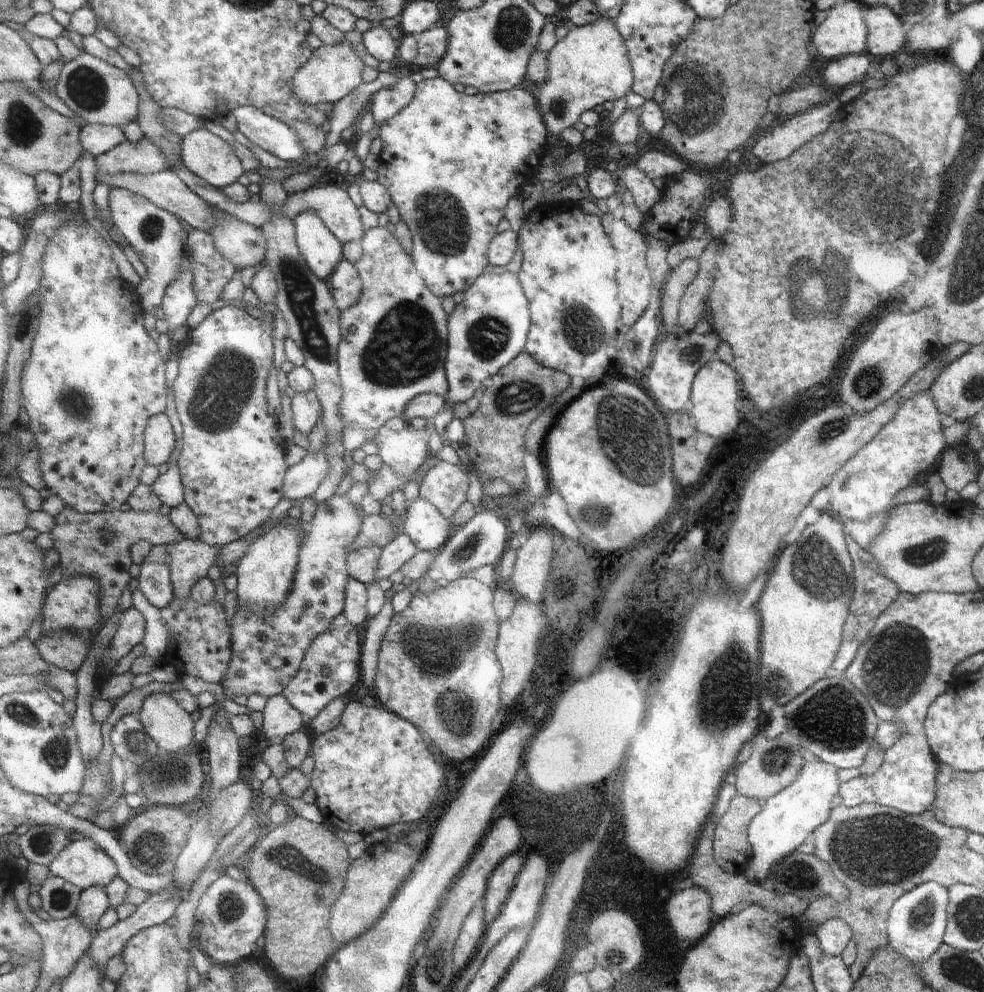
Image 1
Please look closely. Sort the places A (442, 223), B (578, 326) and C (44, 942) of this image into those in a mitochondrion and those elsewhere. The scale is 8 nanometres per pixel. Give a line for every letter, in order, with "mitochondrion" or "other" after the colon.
A: mitochondrion
B: mitochondrion
C: other

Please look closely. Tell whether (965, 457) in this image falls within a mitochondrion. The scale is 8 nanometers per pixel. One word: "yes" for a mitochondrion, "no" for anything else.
yes

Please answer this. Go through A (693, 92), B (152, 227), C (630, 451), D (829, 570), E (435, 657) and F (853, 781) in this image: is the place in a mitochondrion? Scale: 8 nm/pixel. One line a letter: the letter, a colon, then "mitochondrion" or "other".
A: mitochondrion
B: mitochondrion
C: mitochondrion
D: mitochondrion
E: mitochondrion
F: other

